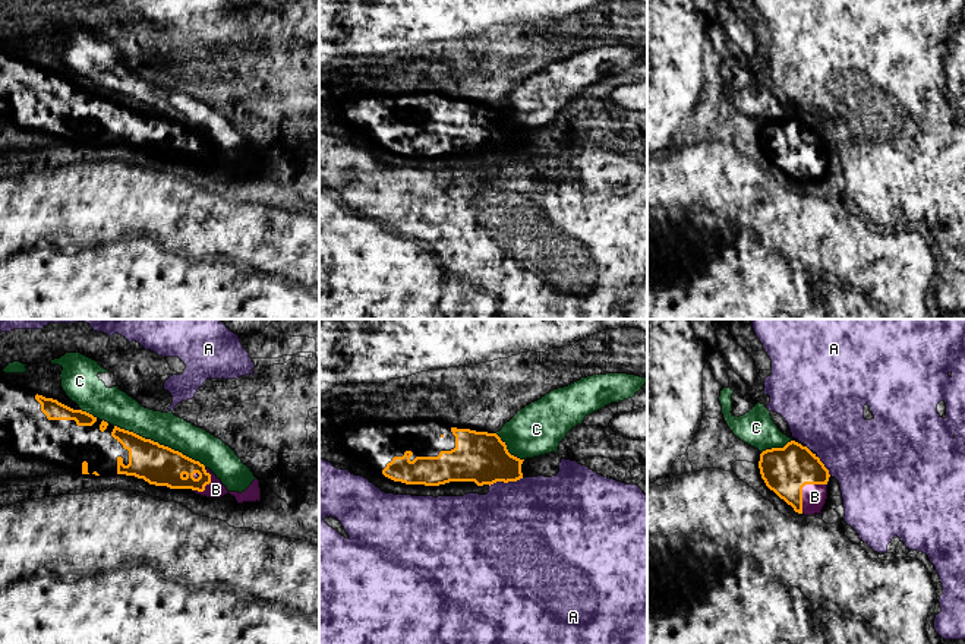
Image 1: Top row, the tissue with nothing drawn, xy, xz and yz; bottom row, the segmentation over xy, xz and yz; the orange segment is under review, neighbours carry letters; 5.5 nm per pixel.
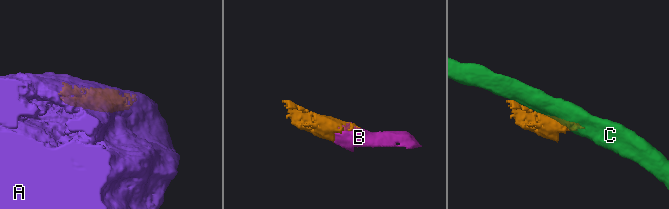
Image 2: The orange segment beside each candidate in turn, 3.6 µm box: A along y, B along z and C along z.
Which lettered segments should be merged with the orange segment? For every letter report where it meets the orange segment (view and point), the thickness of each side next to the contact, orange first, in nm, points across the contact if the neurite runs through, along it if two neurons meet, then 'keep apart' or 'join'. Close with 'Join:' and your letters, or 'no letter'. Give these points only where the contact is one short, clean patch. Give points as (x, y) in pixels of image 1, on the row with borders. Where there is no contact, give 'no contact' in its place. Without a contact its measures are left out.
A: meets orange in xz at (505, 482); 280 nm thick on the orange side, 500 nm on the other; border along xz (523, 477), (514, 482), (494, 482), (489, 486); keep apart
B: meets orange in yz at (801, 489); 260 nm thick on the orange side, 130 nm on the other; join
C: meets orange in xy at (158, 444); 220 nm thick on the orange side, 180 nm on the other; keep apart
Join: B

